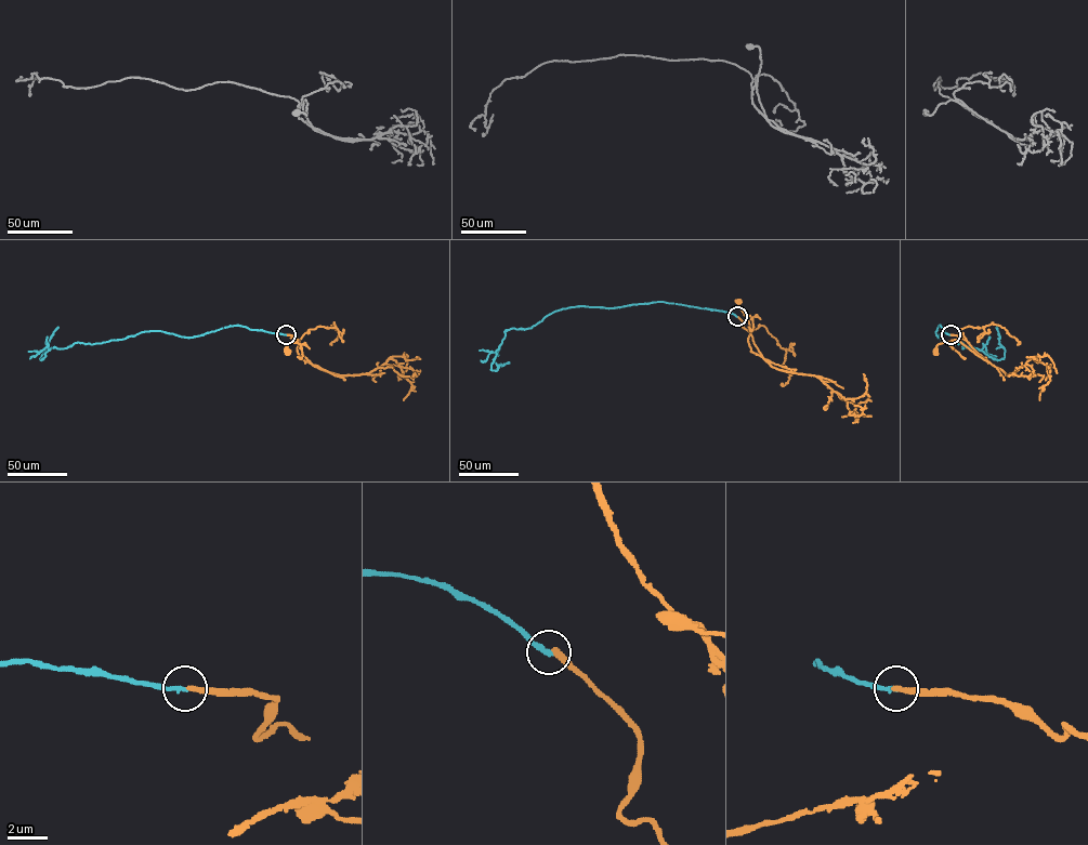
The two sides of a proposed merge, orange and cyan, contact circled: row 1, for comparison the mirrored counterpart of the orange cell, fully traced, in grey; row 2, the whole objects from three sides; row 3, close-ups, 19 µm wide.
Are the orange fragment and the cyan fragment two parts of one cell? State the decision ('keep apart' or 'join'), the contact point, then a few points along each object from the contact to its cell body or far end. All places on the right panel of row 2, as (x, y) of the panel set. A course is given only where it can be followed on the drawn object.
keep apart; place (951, 334); course orange (951, 334), (965, 339), (991, 362), (955, 340), (939, 344), (935, 352); course cyan (951, 334), (940, 325), (935, 331), (946, 343), (999, 360), (1005, 350), (996, 327)

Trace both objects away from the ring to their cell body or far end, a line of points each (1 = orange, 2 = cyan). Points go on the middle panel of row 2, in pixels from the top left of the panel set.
1: (737, 316), (749, 332), (750, 350), (761, 356), (738, 302)
2: (737, 316), (663, 302), (571, 307), (531, 328), (506, 330), (490, 369), (509, 362)

